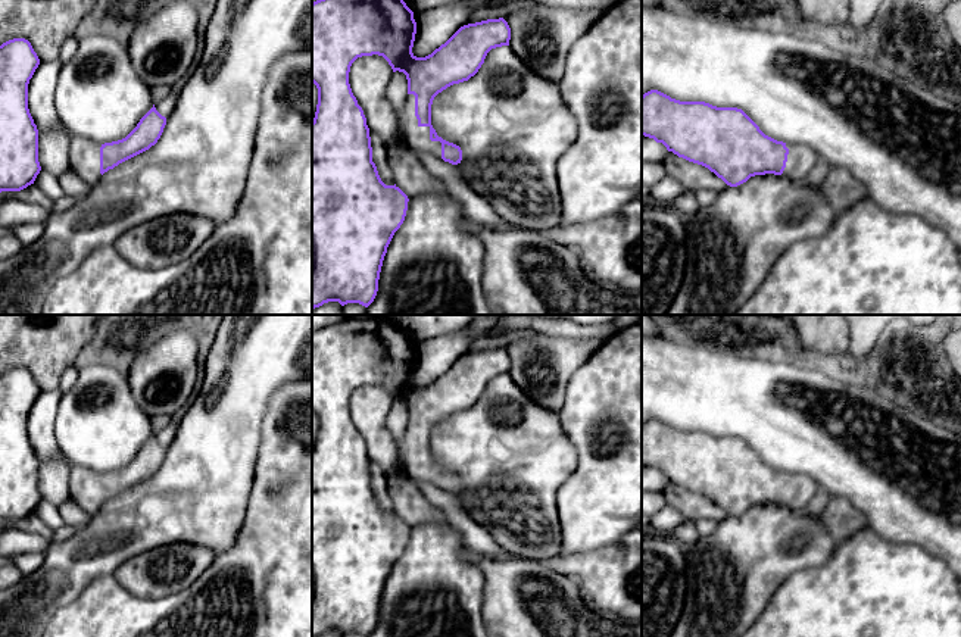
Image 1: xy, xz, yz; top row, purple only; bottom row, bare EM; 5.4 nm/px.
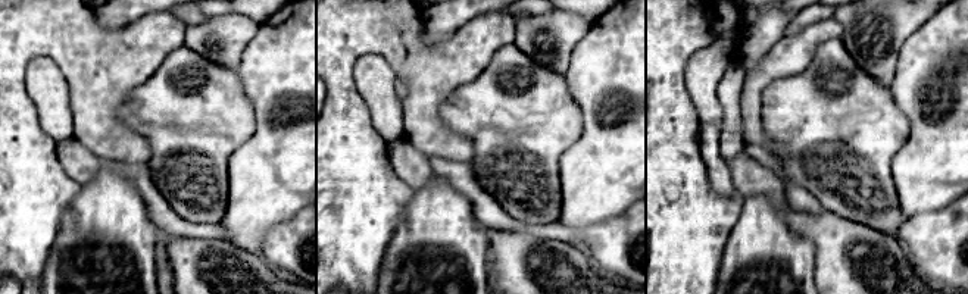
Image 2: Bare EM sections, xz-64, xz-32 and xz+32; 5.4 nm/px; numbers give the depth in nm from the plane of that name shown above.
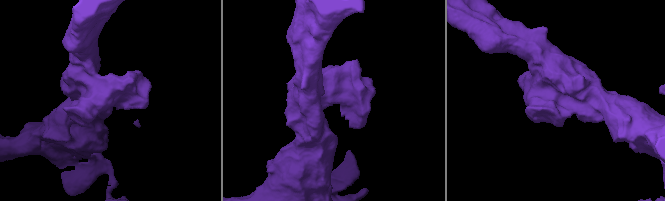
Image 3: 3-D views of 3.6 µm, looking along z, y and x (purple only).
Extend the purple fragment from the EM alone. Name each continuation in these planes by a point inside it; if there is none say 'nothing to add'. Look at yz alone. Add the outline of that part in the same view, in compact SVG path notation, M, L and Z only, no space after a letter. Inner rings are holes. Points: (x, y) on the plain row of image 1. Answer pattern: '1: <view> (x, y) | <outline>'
1: yz (801, 490) | M786 472L786 477L789 478L789 484L781 505L796 512L804 512L806 505L817 494L818 487L814 480L804 474Z

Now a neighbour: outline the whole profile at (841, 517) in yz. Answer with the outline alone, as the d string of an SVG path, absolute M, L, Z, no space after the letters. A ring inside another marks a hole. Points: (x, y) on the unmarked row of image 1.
M829 496L829 502L820 515L821 524L831 534L834 546L868 527L865 515L848 499Z

